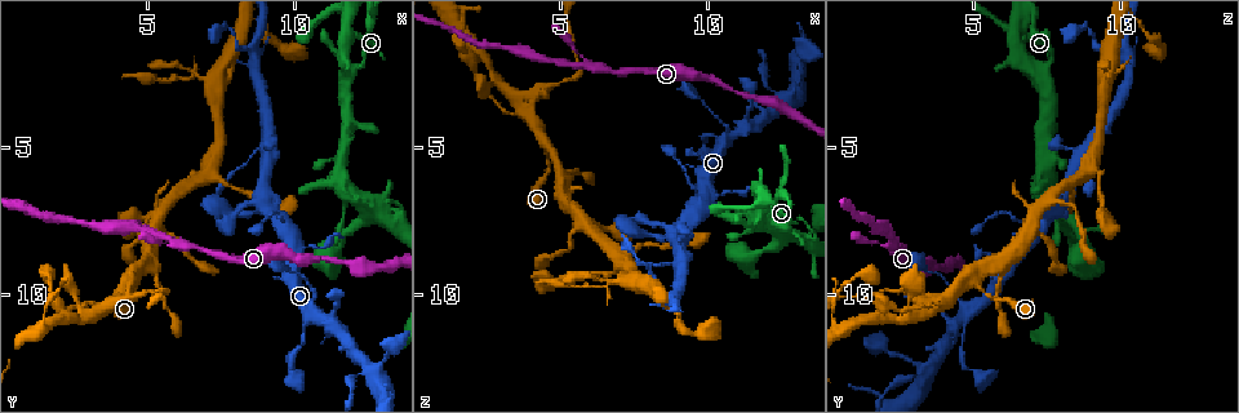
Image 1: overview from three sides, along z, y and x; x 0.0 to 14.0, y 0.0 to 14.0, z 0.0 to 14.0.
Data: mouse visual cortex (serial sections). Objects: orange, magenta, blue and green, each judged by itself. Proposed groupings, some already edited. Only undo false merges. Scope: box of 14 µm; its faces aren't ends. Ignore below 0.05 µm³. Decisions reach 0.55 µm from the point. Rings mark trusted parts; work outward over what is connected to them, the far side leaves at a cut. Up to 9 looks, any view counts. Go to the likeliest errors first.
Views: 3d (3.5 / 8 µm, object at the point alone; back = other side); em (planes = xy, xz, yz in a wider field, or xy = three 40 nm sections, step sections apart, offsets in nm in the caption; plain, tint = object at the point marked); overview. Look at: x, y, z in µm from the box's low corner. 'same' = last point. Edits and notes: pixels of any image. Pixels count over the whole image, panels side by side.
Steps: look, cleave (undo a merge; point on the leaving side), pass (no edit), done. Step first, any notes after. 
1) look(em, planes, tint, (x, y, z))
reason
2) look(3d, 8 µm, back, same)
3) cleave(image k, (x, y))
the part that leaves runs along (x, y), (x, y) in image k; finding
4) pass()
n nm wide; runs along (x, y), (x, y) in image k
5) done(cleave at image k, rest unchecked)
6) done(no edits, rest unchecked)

look(3d, 3.5 µm, (5.9, 8.3, 2.2))
three-way junction

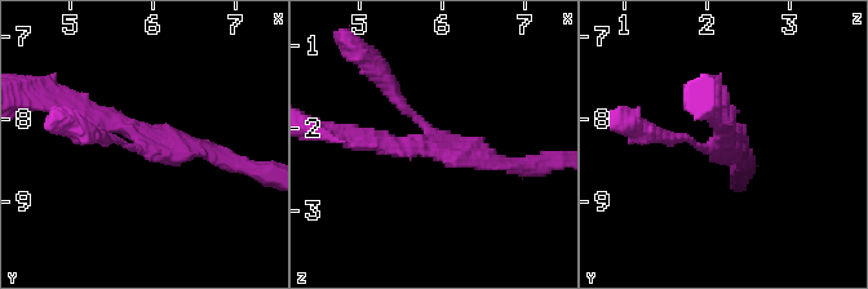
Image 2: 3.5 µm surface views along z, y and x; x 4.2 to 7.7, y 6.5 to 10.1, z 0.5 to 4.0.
look(em, xy, step 1, tint, (5.95, 8.30, 2.25))
3 arms; arms of 150, 200, 200 nm; now the EM

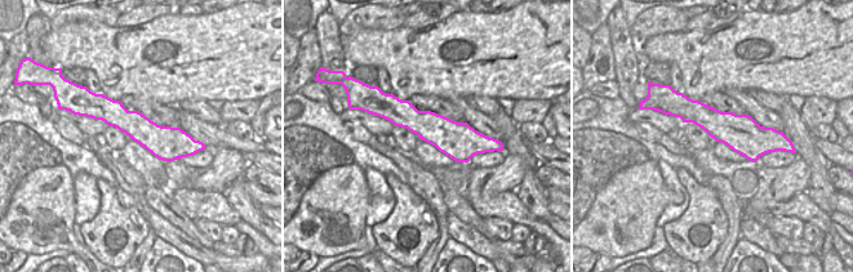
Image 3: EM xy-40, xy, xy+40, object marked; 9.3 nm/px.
pass()
runs along (222, 159), (146, 142), (71, 103) in image 2; all the same cell

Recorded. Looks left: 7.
look(3d, 8 µm, (4.6, 9.4, 4.9))
side arm on a straight run

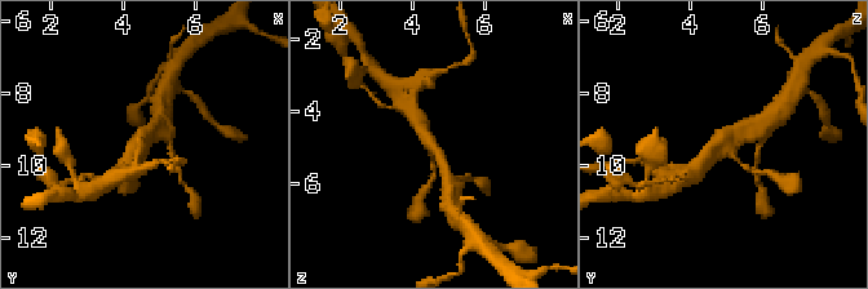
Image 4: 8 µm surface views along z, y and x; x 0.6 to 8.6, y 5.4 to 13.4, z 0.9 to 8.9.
look(em, planes, tint, (4.6, 9.4, 5.0))
3 arms; arms of 100, 300, 350 nm

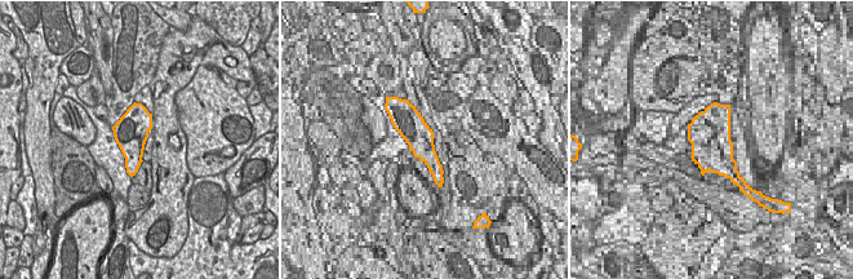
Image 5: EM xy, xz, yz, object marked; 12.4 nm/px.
pass()
runs along (145, 172), (144, 138), (158, 124) in image 4; one cell here

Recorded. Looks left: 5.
look(3d, 3.5 µm, (4.6, 10.1, 3.1))
calibre changes

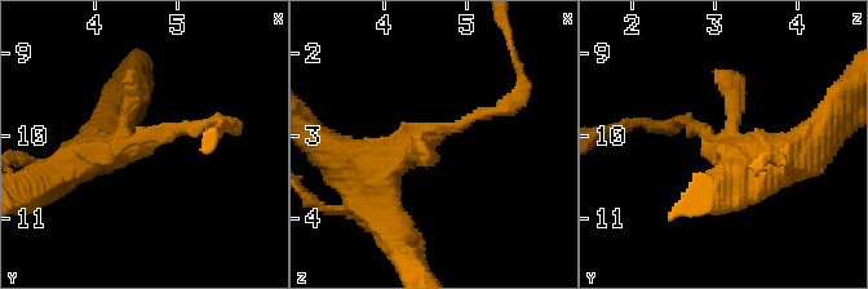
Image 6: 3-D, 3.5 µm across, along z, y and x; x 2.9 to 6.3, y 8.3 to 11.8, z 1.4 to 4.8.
look(em, planes, tint, (4.55, 10.10, 3.05))
now the EM

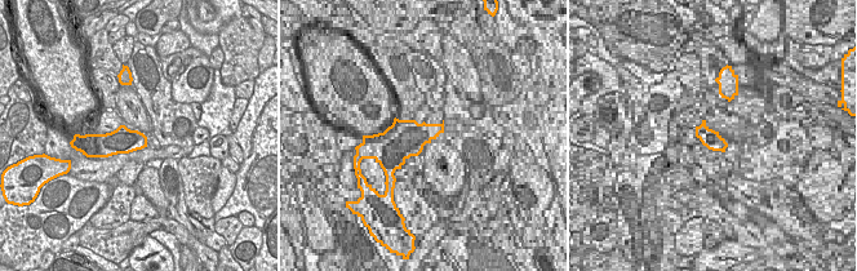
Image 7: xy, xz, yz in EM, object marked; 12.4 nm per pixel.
pass()
runs along (353, 170), (504, 107) in image 6; one cell here

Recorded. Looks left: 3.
look(3d, 3.5 µm, (7.1, 5.8, 8.8))

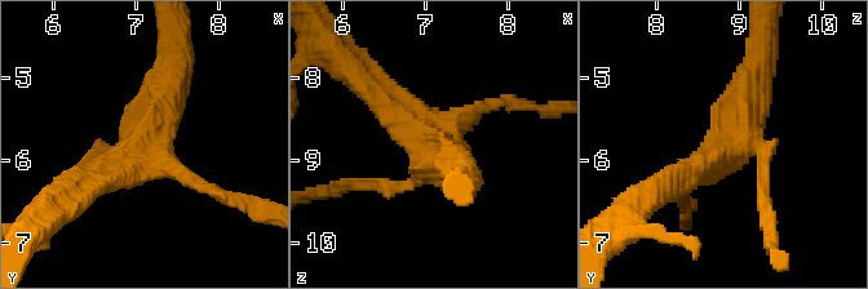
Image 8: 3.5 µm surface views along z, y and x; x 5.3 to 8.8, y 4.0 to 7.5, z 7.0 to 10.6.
look(em, xy, step 1, tint, (7.15, 5.80, 8.85))
4 arms; arms of 150, 200, 350, 500 nm

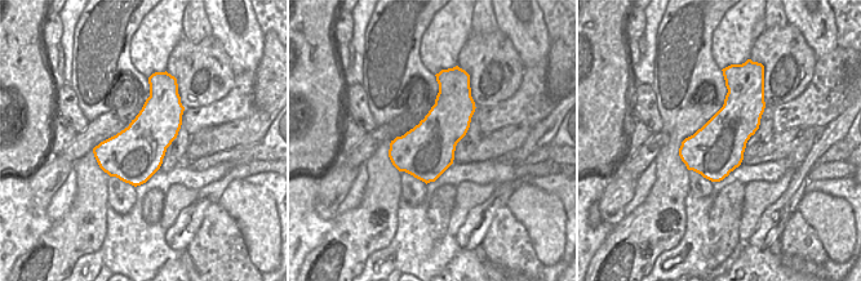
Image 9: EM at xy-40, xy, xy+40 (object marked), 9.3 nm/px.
pass()
runs along (94, 182), (146, 147), (175, 71) in image 8; continuous, no second cell

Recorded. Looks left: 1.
done(no edits, rest unchecked)

